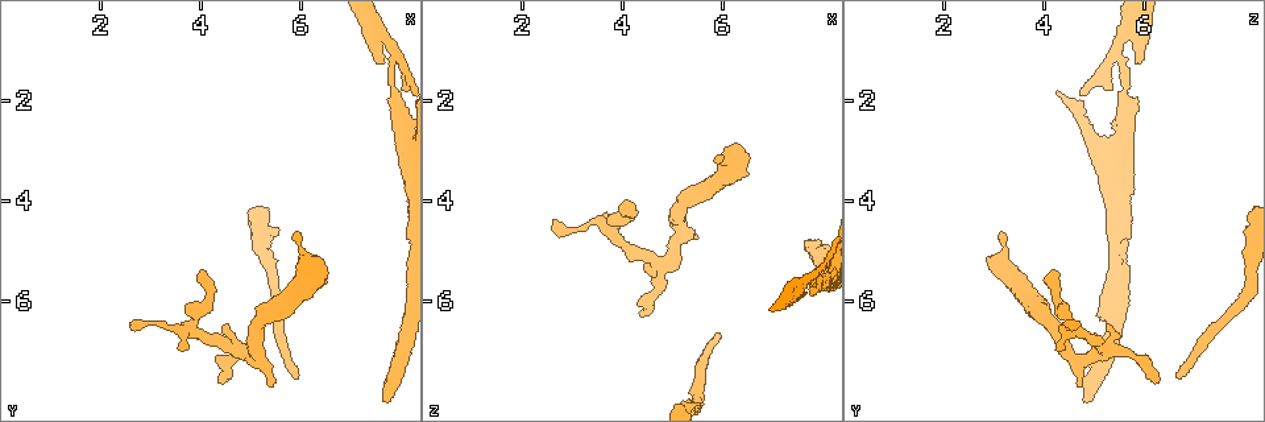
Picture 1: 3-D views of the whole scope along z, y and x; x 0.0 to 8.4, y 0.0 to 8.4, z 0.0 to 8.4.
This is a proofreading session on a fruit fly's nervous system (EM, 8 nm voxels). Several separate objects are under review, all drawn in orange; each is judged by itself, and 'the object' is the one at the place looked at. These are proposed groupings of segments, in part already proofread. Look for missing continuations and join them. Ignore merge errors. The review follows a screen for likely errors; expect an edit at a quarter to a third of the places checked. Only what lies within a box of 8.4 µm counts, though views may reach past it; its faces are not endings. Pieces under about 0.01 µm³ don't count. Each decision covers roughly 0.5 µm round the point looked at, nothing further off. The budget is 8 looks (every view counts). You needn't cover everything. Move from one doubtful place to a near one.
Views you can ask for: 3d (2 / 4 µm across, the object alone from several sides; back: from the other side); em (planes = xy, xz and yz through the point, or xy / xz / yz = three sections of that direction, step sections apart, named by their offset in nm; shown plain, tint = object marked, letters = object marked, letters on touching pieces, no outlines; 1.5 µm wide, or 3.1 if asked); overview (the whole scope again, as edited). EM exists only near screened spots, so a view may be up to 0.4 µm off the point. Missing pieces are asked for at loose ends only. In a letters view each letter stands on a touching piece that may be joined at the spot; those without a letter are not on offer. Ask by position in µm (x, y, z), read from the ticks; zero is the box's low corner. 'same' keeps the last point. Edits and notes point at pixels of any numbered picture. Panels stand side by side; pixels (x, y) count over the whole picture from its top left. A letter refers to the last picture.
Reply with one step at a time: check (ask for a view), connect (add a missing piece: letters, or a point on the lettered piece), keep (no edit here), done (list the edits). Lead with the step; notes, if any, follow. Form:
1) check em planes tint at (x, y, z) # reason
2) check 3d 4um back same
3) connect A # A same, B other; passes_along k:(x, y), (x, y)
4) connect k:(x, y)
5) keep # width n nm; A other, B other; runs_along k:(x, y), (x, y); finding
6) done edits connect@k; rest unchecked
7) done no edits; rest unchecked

check 3d 4um at (5.90, 4.65, 3.15) # tapers out

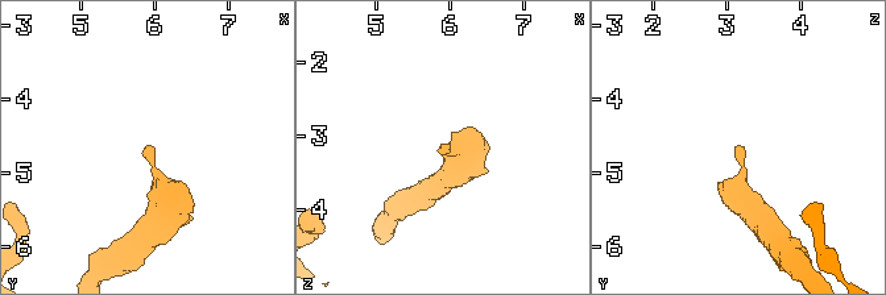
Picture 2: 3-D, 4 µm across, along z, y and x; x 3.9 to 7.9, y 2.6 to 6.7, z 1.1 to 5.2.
check em xz step 8 letters at (5.90, 4.60, 3.15) # shape alone is not enough

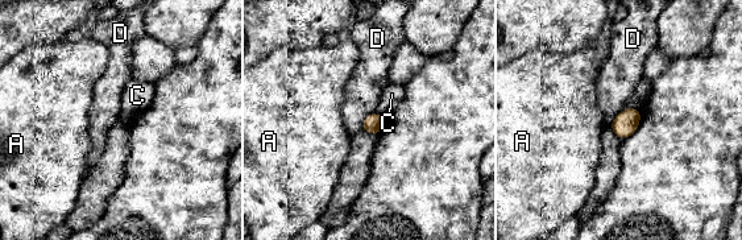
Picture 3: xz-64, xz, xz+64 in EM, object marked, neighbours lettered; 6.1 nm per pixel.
check em xy step 4 letters same # cut it another way

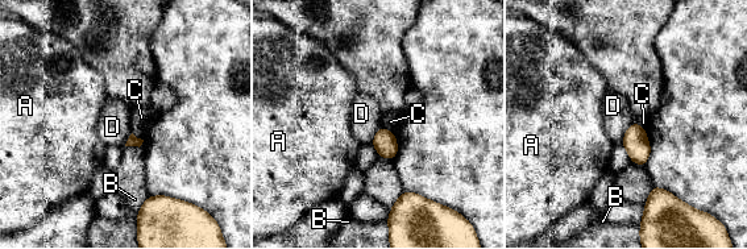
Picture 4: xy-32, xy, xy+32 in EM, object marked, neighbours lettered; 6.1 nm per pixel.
keep # A other, B other, C other, D other; border 4:(633, 121), (621, 142); none of them fits

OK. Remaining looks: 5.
check em xz step 4 letters at (5.40, 7.70, 4.70) # branch stops here

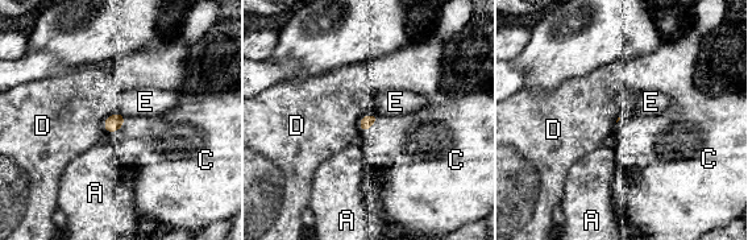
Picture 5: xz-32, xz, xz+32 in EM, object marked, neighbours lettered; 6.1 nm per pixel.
check em yz step 4 letters same # another direction

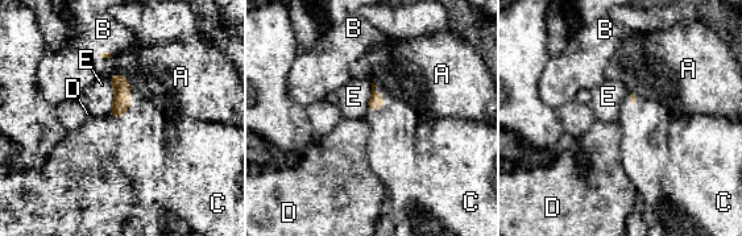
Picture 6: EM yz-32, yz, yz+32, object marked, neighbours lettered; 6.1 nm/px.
connect 6:(131, 153) # longest_contact E 200 nm; A other, B other, C same, D other, E other; the neuron continues

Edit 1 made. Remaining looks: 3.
check overview

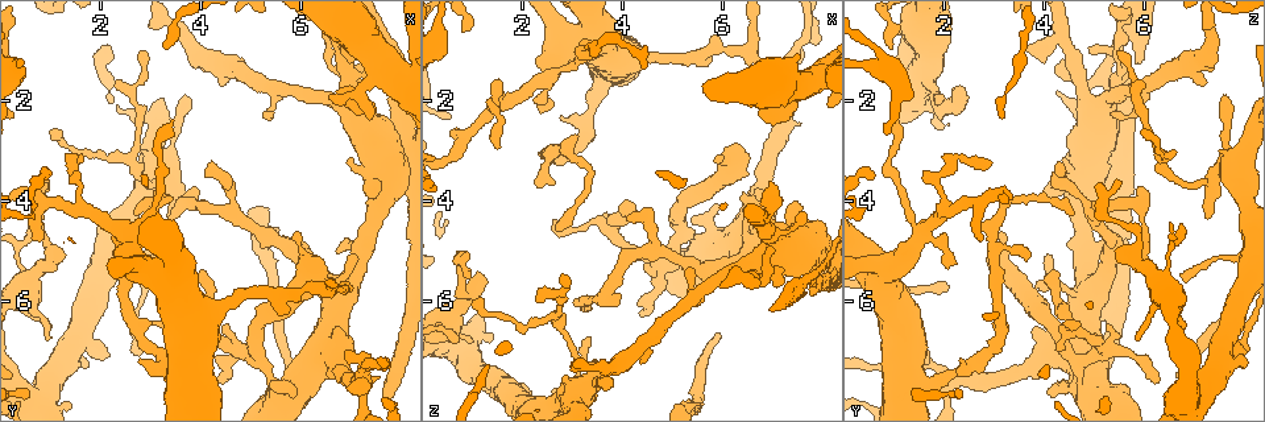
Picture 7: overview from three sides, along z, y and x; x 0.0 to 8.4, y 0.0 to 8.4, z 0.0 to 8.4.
check em xz step 4 letters at (5.90, 7.60, 6.70) # end of a long branch

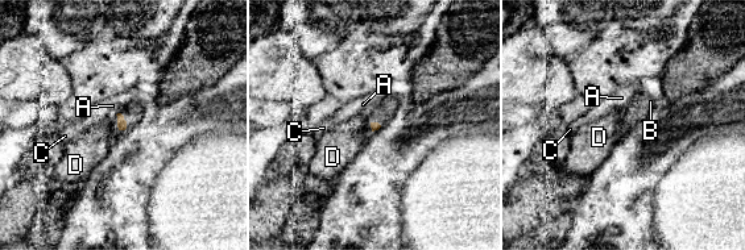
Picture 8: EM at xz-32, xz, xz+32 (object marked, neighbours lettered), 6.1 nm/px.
check em yz step 8 letters same

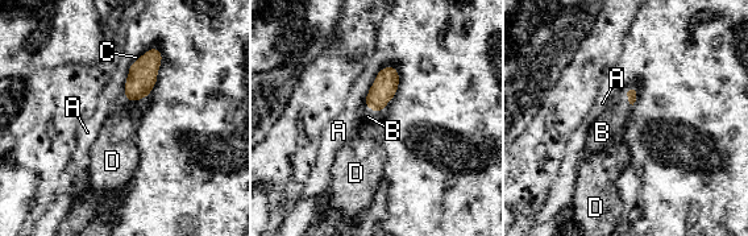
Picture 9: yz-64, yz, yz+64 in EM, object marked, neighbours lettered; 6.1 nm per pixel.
connect 9:(366, 116) # longest_contact D 130 nm; A other, B same, C other, D other; the neuron continues

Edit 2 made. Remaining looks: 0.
done edits connect@6, connect@9; rest unchecked

